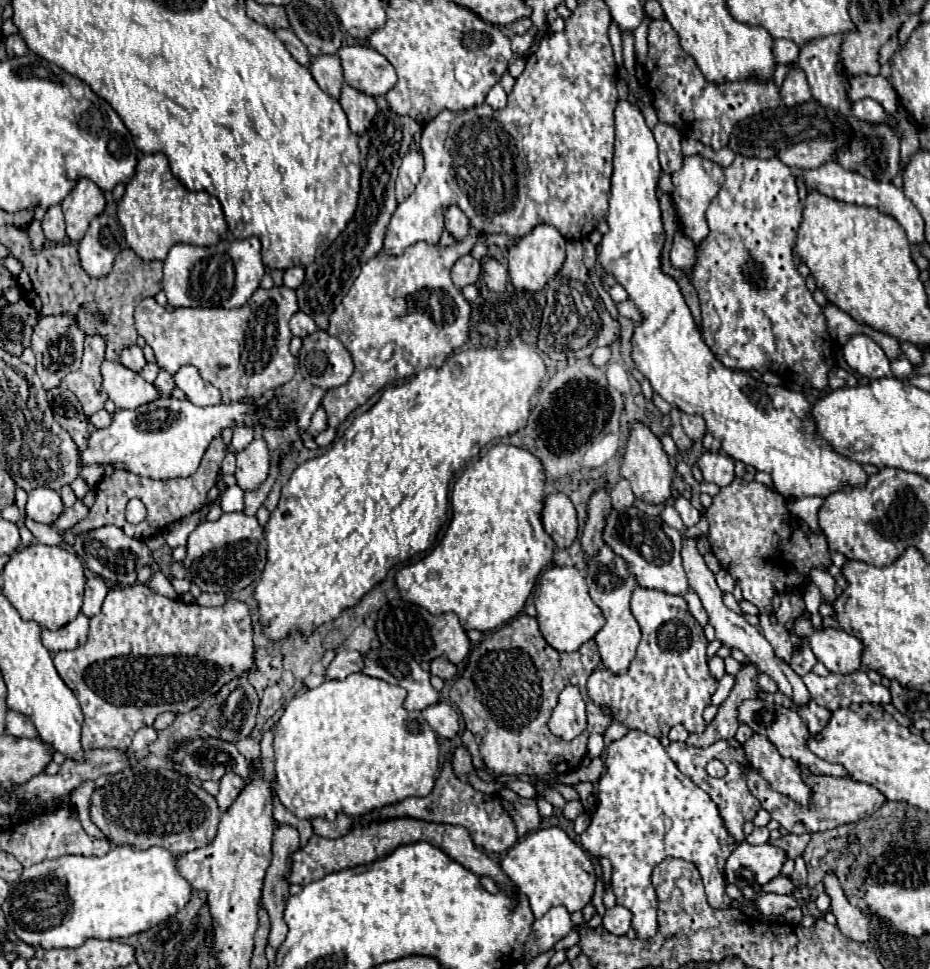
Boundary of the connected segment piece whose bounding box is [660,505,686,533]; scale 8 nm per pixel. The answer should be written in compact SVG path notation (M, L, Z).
M666 505L666 507L664 507L664 511L660 513L660 517L662 517L670 527L674 527L676 531L680 531L680 533L684 533L684 531L686 531L686 527L684 527L684 523L682 523L680 515L676 513L676 509L674 509L672 505Z

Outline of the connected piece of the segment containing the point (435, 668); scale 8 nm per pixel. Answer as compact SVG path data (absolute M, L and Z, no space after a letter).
M444 657L434 659L434 661L432 661L432 669L430 669L432 675L438 675L438 677L442 677L442 679L452 679L452 677L456 675L456 671L458 671L458 667L456 667L452 661L444 659Z

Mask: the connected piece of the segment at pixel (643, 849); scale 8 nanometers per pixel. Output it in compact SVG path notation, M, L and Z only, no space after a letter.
M628 731L622 739L610 743L604 751L604 767L606 771L600 775L596 785L596 811L592 815L590 827L580 835L582 847L594 857L610 857L612 861L612 887L620 905L632 911L632 929L636 931L638 939L650 939L652 927L656 927L656 905L650 875L654 865L664 861L666 857L680 857L692 861L702 875L706 897L712 909L726 909L730 907L730 897L726 895L726 881L724 881L724 865L734 847L738 845L724 827L724 821L714 805L714 801L696 785L692 783L674 761L666 755L662 743L642 731Z

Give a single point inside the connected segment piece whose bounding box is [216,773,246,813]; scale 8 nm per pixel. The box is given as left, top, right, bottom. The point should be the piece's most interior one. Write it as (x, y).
(231, 785)

